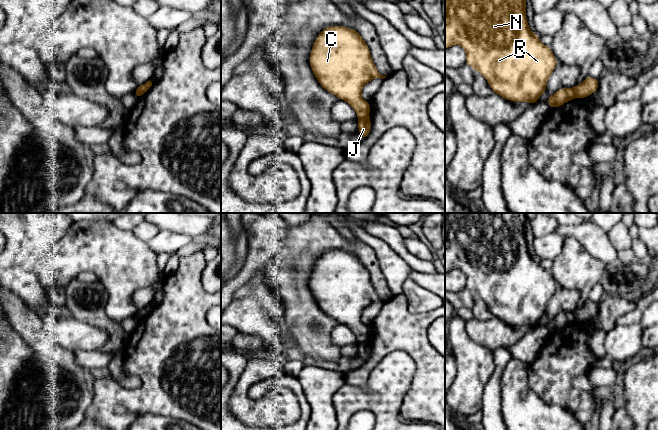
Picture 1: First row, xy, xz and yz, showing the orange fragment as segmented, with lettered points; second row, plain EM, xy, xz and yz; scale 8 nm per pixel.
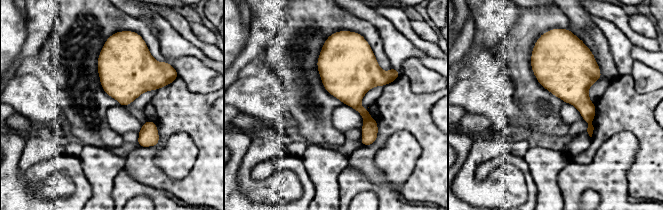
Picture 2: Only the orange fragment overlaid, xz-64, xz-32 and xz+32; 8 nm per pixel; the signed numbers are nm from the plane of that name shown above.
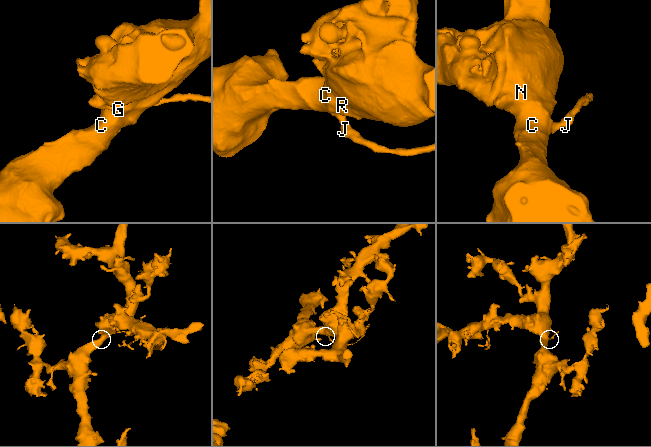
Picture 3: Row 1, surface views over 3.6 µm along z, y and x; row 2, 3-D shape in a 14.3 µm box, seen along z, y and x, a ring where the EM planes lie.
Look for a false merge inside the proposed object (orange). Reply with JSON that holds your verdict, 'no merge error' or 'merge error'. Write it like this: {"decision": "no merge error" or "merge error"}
{"decision": "merge error"}

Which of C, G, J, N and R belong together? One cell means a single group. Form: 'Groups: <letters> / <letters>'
Groups: C G N R / J

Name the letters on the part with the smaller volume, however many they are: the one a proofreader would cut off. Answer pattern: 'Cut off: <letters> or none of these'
Cut off: J

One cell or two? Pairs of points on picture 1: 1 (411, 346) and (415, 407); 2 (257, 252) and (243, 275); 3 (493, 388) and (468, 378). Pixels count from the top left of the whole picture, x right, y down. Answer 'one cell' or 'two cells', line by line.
1: one cell
2: one cell
3: two cells

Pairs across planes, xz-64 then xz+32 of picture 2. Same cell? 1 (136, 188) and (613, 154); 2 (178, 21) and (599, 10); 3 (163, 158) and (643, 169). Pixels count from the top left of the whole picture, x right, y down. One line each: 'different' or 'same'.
1: same
2: same
3: different

